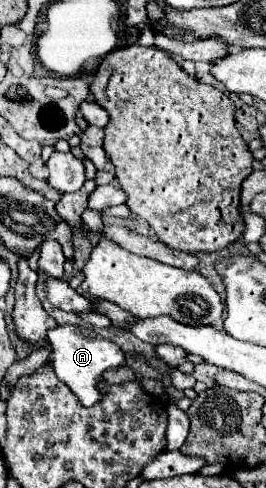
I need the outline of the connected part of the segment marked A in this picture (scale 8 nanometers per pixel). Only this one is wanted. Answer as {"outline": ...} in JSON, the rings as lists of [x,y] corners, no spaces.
{"outline":[[[63,324],[47,330],[47,340],[53,346],[53,368],[57,372],[57,378],[73,390],[73,394],[79,398],[83,406],[93,406],[95,402],[99,402],[101,394],[97,390],[97,382],[103,376],[103,372],[107,368],[117,368],[125,364],[125,354],[121,352],[121,348],[93,330]]]}

